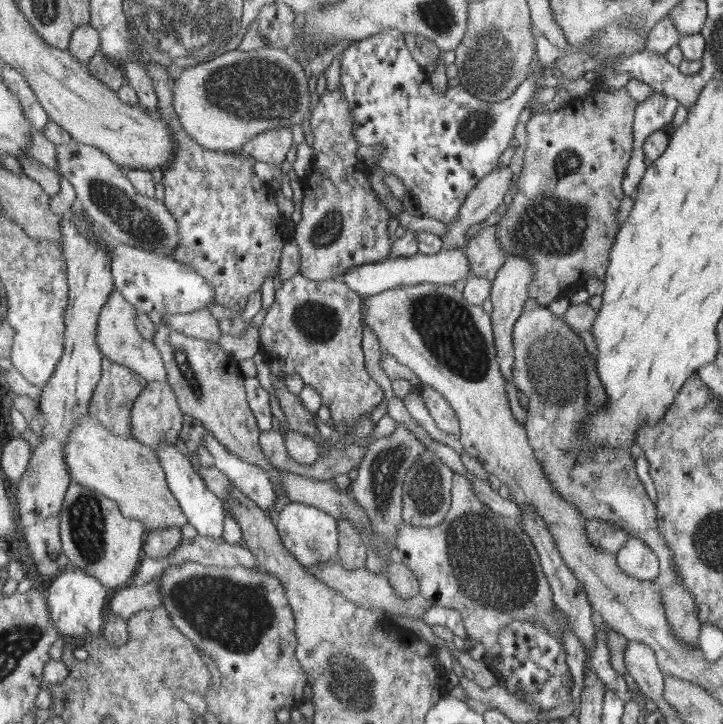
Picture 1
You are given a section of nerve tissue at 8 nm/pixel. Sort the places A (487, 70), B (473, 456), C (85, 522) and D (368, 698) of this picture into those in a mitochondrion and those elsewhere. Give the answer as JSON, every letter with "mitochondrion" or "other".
{"A":"mitochondrion","B":"other","C":"mitochondrion","D":"mitochondrion"}

